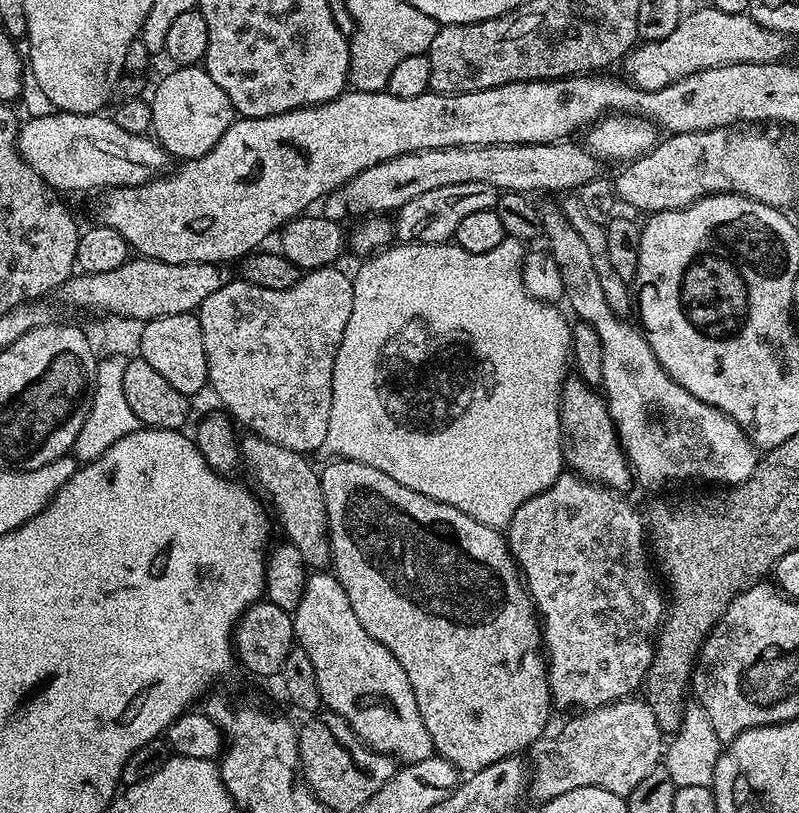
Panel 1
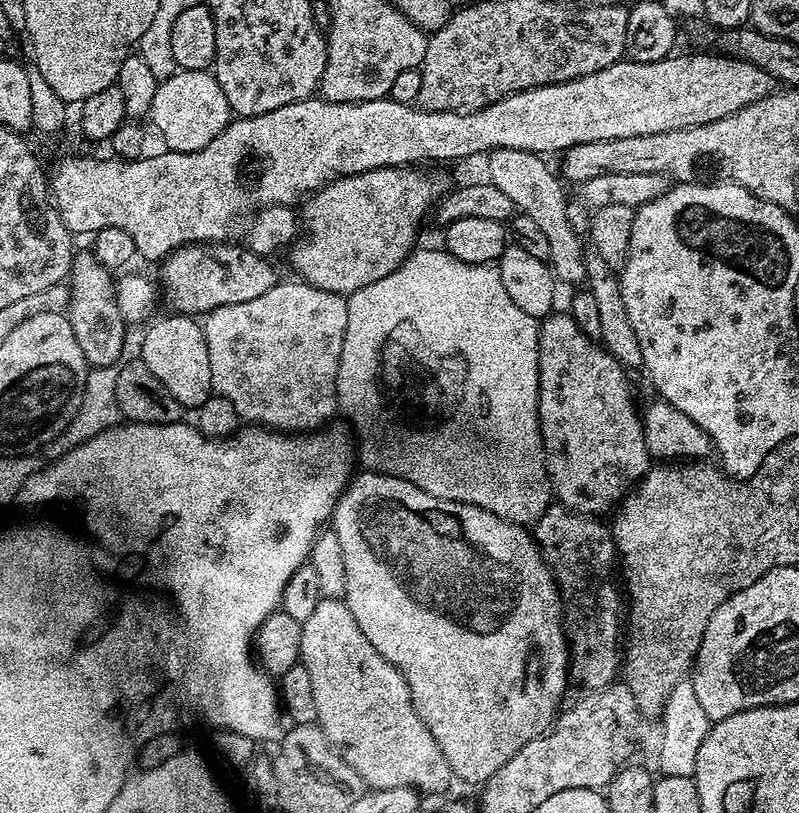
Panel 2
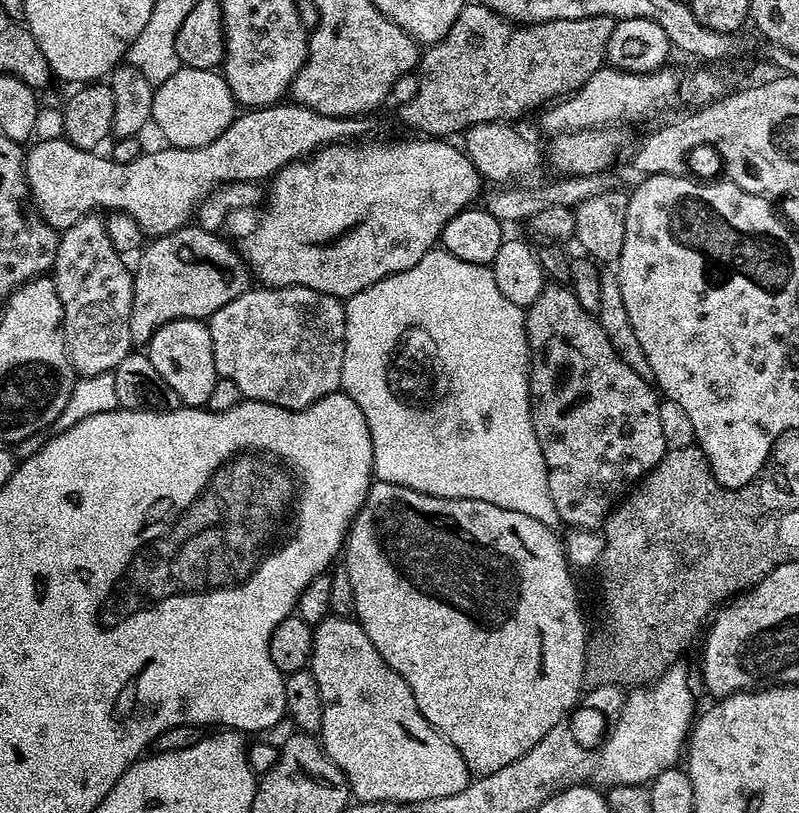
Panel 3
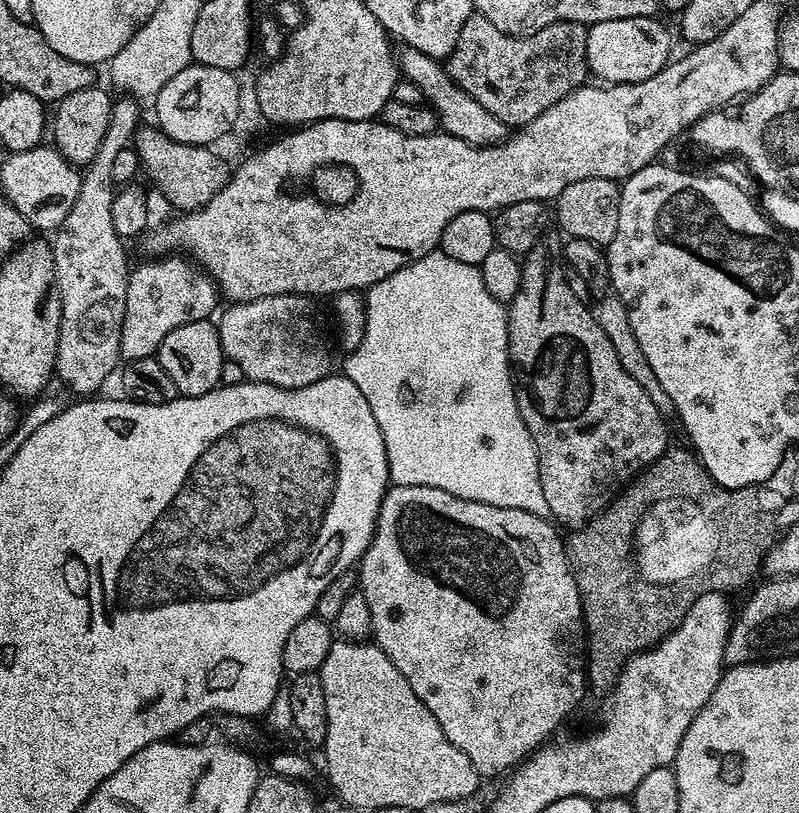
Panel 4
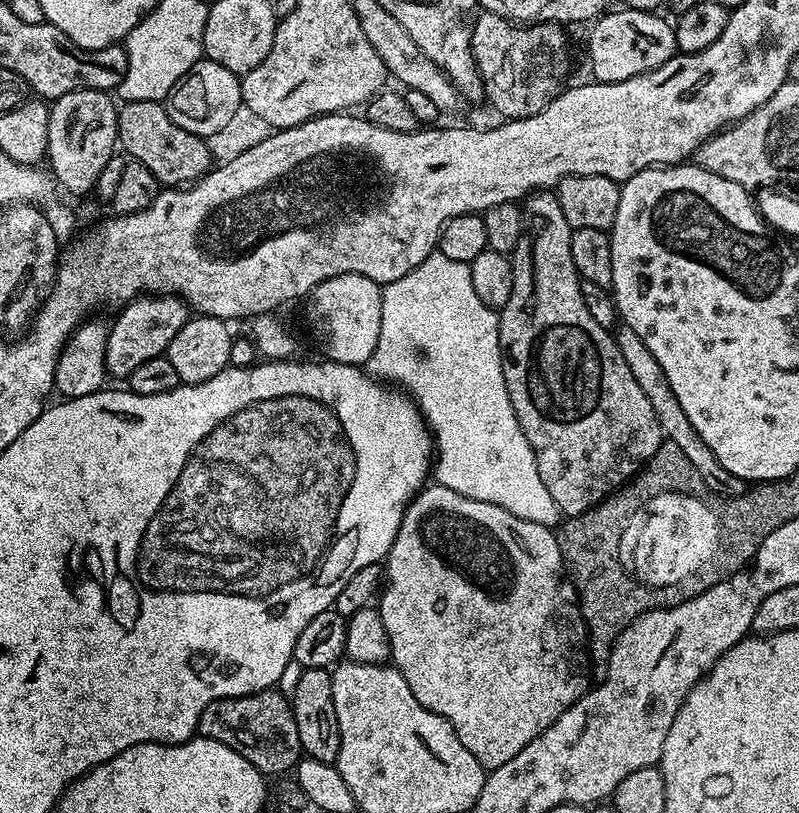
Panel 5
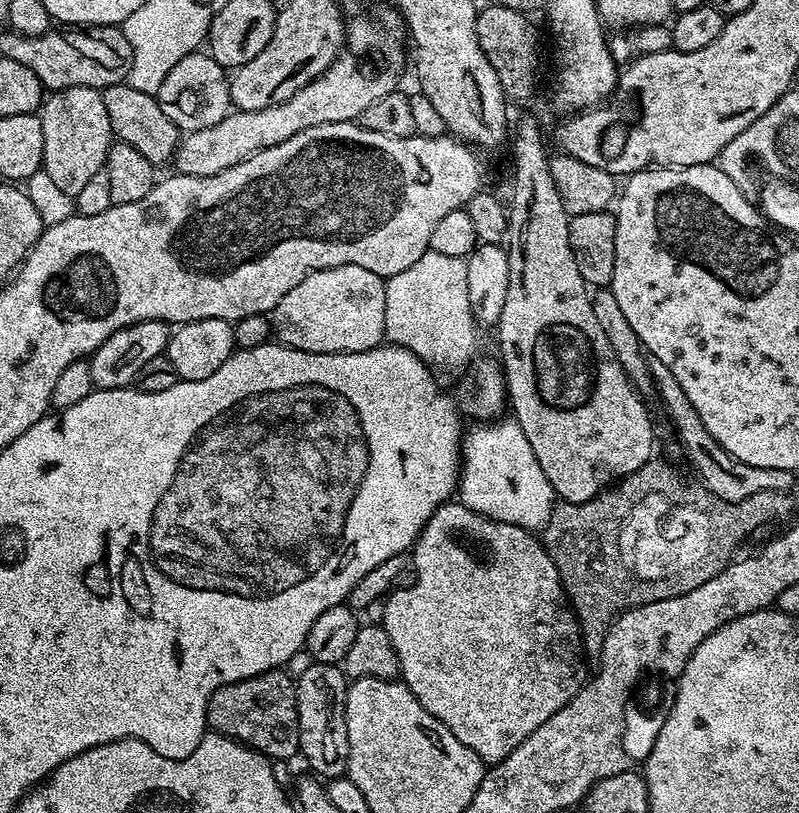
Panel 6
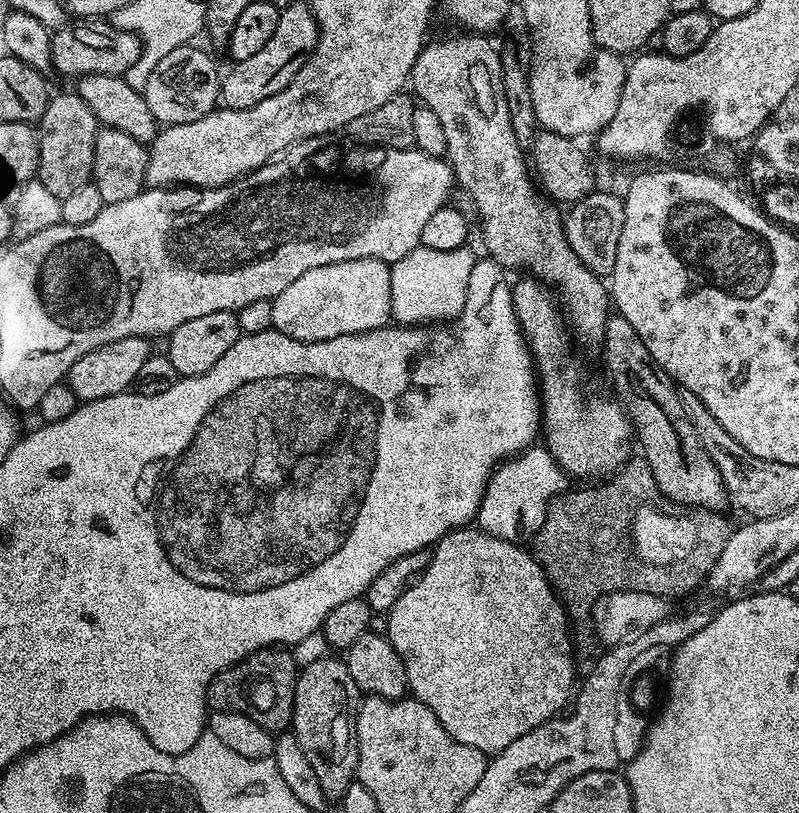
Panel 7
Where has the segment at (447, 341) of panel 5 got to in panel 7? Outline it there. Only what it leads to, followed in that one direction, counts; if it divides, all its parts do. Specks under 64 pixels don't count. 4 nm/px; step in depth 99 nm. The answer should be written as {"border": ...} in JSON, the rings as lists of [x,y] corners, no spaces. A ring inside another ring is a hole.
{"border":[[[423,246],[410,250],[406,258],[398,258],[390,266],[390,306],[392,320],[400,326],[436,326],[441,322],[451,322],[464,309],[466,294],[470,286],[470,274],[474,270],[478,256],[465,246],[458,250],[430,250]],[[543,446],[525,448],[518,456],[496,465],[496,471],[484,487],[484,497],[476,512],[475,523],[481,532],[494,538],[513,542],[528,542],[544,525],[548,505],[565,491],[566,477],[563,470]]]}

